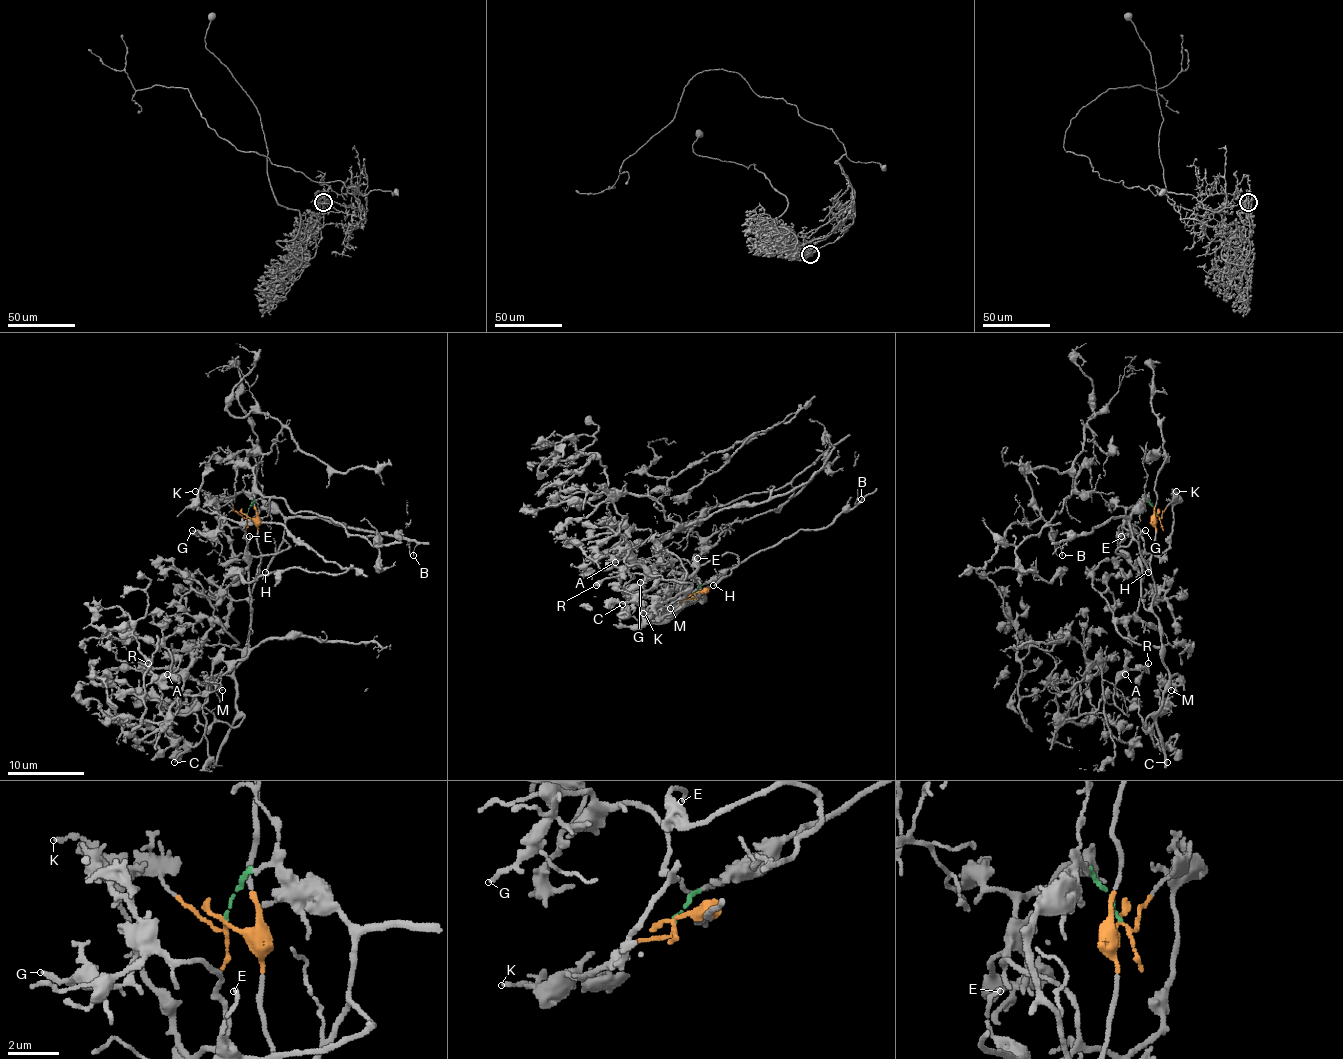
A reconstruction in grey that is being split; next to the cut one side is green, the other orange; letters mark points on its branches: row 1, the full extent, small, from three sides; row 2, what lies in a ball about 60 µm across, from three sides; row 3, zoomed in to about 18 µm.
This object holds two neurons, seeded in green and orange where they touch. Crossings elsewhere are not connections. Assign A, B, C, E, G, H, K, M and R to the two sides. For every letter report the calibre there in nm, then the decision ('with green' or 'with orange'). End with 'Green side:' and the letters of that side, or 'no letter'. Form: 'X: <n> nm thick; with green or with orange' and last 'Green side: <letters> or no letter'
A: 150 nm thick; with orange
B: 100 nm thick; with green
C: 140 nm thick; with orange
E: 150 nm thick; with green
G: 190 nm thick; with orange
H: 170 nm thick; with green
K: 180 nm thick; with orange
M: 110 nm thick; with orange
R: 320 nm thick; with orange
Green side: B, E, H

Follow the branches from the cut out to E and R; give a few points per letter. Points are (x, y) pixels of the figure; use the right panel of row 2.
E: (1156, 515), (1143, 501), (1129, 520), (1131, 540), (1116, 551), (1127, 555), (1118, 549), (1122, 536)
R: (1156, 515), (1152, 612), (1169, 679), (1144, 727), (1137, 708), (1127, 713), (1114, 700), (1116, 683), (1148, 664)

